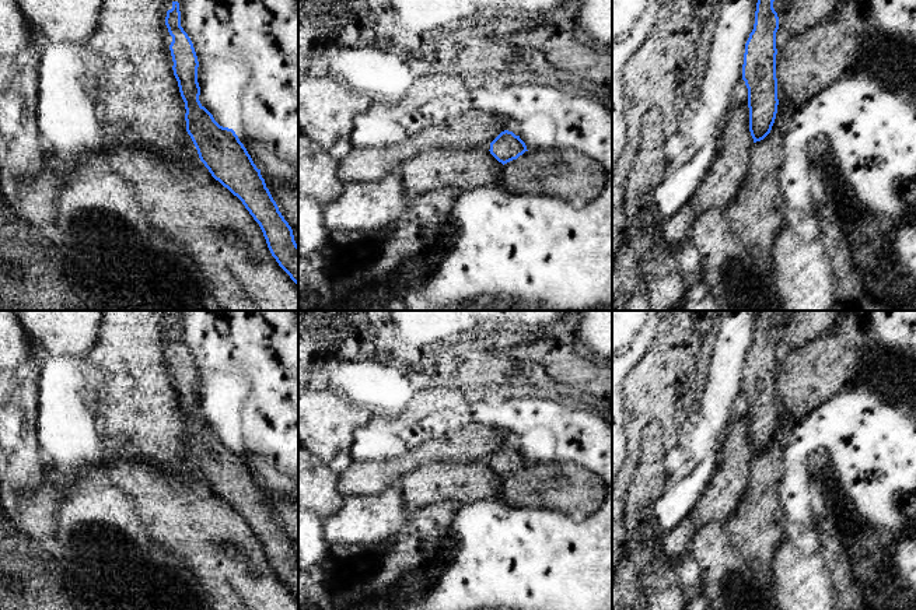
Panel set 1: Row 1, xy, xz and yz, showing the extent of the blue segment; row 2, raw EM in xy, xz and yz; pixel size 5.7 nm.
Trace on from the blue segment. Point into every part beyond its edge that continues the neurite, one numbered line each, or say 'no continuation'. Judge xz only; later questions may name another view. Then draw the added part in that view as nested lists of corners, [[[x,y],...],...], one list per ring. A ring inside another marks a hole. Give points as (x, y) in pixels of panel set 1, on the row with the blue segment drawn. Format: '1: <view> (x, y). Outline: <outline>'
no continuation

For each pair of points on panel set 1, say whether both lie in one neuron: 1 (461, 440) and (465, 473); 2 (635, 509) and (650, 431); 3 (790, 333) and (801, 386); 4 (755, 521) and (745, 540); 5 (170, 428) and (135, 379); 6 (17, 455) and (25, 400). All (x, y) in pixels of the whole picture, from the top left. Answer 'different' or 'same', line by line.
1: different
2: same
3: different
4: same
5: same
6: same

